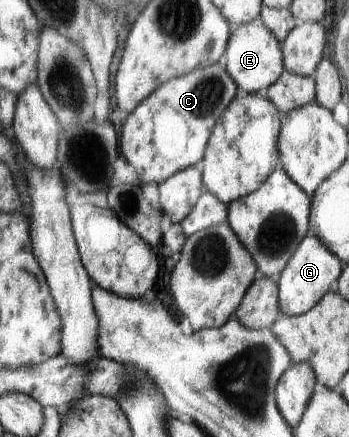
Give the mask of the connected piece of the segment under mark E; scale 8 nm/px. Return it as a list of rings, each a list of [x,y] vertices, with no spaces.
[[[260,16],[252,22],[241,24],[230,33],[223,57],[227,74],[236,83],[238,89],[247,93],[263,93],[280,78],[285,70],[281,43],[264,26]]]

